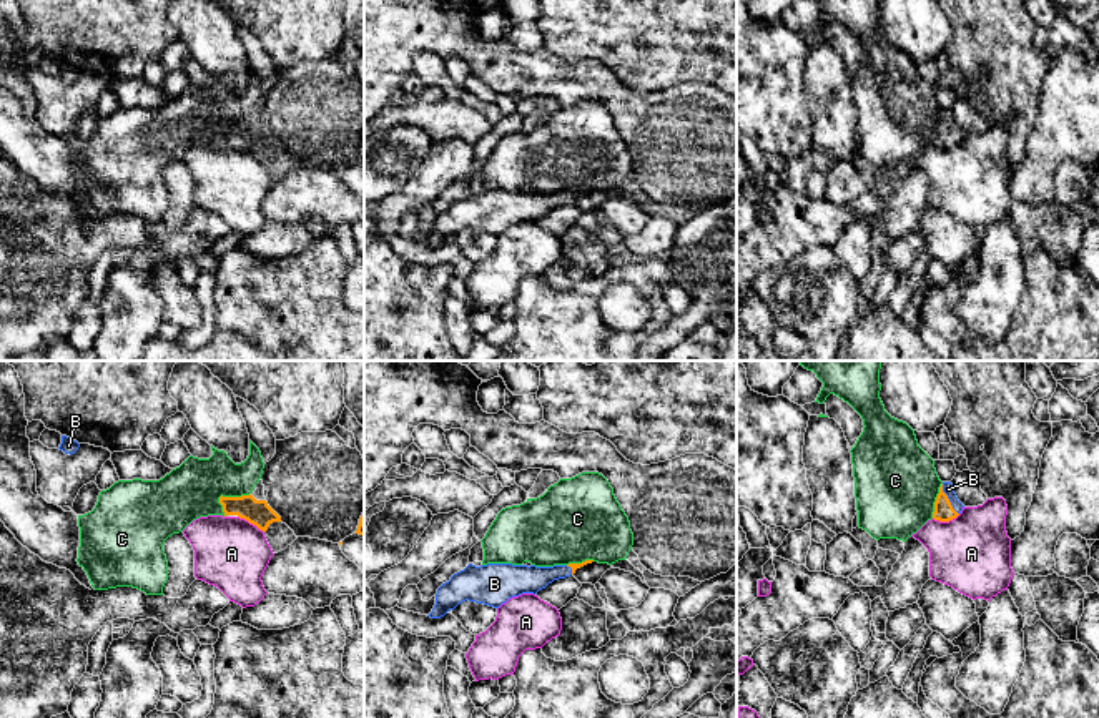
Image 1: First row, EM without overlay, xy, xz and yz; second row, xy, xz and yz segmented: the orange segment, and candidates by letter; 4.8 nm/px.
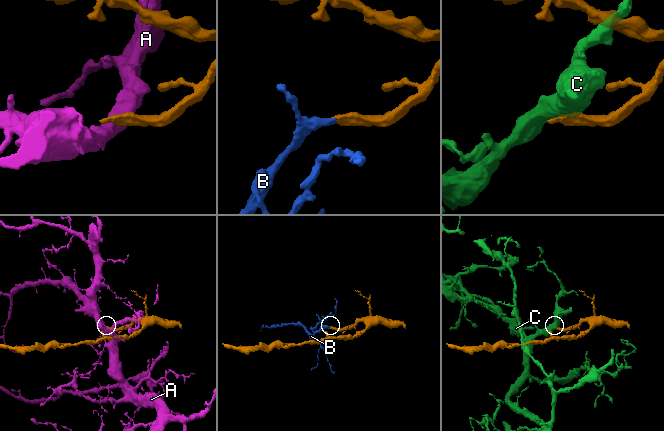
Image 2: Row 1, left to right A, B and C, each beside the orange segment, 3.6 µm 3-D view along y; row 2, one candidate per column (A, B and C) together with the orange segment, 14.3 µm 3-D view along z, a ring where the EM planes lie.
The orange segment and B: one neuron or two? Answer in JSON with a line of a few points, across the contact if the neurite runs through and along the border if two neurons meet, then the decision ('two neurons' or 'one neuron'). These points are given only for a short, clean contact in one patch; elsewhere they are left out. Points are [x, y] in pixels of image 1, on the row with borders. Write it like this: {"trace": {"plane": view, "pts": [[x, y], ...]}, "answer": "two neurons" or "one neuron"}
{"trace": {"plane": "yz", "pts": [[943, 511], [948, 499], [948, 489]]}, "answer": "one neuron"}

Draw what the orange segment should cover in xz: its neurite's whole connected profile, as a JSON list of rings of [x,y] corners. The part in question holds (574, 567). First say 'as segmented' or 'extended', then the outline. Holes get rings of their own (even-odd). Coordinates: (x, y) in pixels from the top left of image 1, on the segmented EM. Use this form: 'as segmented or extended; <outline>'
extended; [[[585,560],[582,563],[554,567],[512,563],[487,563],[476,567],[469,563],[437,588],[436,605],[427,617],[441,618],[466,600],[499,608],[509,598],[522,593],[535,595],[554,580],[570,577],[577,568],[592,562],[594,560]]]

